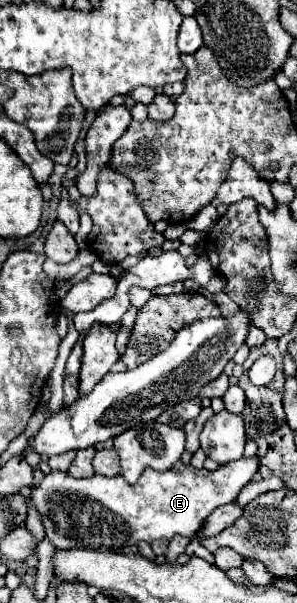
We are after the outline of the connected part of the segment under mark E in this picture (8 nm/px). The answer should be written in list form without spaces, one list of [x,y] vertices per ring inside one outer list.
[[[243,457],[233,463],[219,465],[217,471],[195,469],[179,461],[165,473],[145,469],[135,485],[129,485],[121,475],[75,479],[69,473],[51,471],[39,487],[31,487],[29,499],[41,515],[45,533],[55,549],[93,549],[117,553],[121,547],[137,545],[139,541],[171,541],[173,535],[197,539],[197,533],[213,509],[233,503],[239,491],[253,479],[257,469],[259,457]]]

